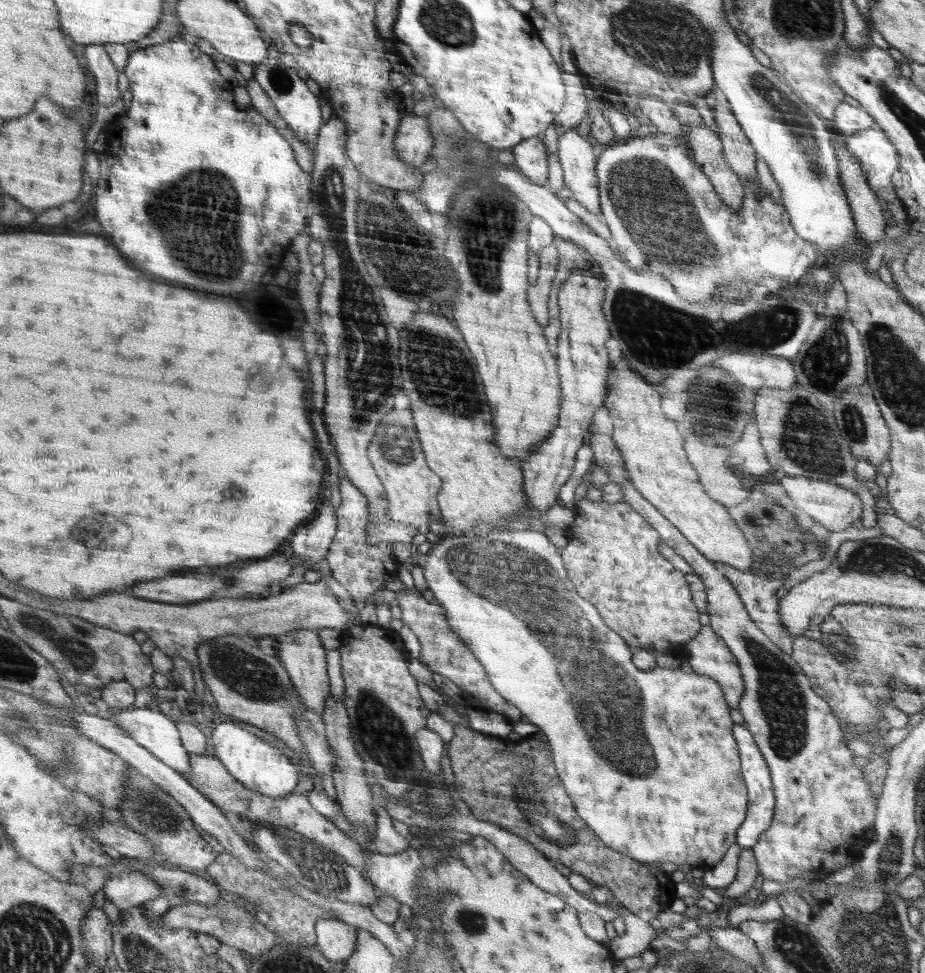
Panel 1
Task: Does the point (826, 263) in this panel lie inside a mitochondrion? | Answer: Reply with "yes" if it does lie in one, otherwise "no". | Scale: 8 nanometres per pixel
no

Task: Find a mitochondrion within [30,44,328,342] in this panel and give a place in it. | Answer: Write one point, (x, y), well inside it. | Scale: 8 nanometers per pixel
(197, 225)

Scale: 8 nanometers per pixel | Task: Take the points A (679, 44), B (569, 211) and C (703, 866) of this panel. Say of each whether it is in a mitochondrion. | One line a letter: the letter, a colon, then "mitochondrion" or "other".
A: mitochondrion
B: other
C: other

